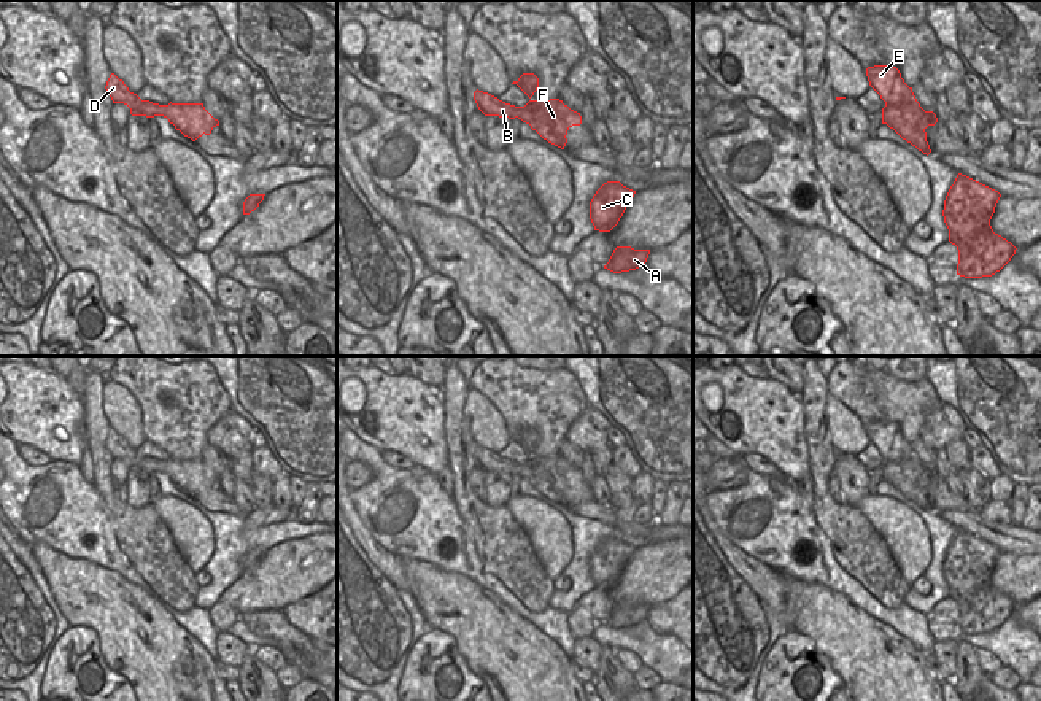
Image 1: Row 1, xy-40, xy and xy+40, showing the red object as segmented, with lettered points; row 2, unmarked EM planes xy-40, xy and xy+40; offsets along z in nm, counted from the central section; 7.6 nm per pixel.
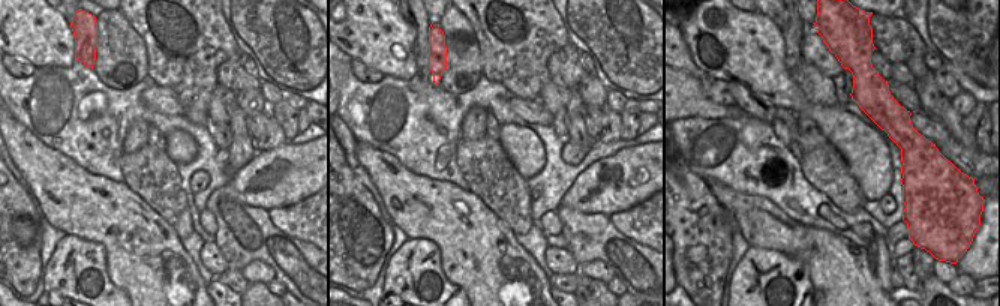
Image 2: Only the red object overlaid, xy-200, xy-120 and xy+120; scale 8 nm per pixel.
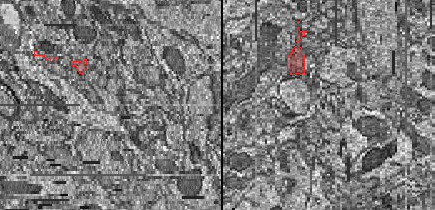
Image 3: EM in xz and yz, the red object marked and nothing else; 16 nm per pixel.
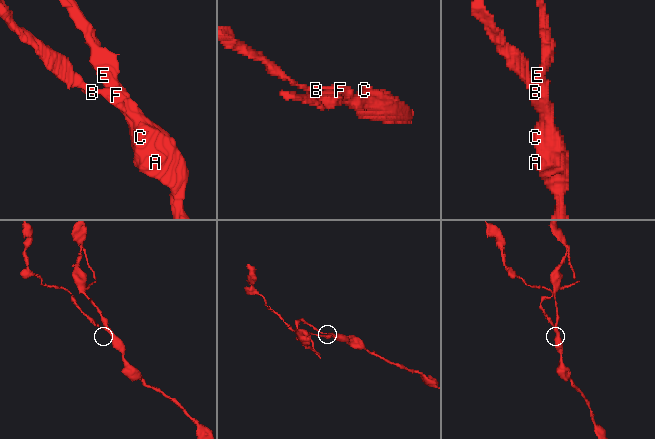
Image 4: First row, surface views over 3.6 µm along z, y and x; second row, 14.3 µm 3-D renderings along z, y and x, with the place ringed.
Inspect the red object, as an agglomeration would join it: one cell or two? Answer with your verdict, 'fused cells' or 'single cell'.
fused cells

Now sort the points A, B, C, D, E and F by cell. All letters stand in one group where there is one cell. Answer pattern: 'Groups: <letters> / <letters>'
Groups: A C E / B D F

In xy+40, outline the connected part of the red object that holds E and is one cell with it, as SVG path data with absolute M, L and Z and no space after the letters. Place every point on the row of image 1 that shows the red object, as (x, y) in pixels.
M874 65L866 68L869 86L880 95L885 105L914 103L912 119L903 126L896 126L895 132L915 146L923 154L930 154L925 129L935 126L938 118L933 111L925 111L917 102L912 87L909 87L901 73L893 65Z

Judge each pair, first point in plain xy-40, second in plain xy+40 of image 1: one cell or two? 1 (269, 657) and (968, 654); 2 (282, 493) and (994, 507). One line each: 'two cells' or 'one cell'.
1: two cells
2: two cells

